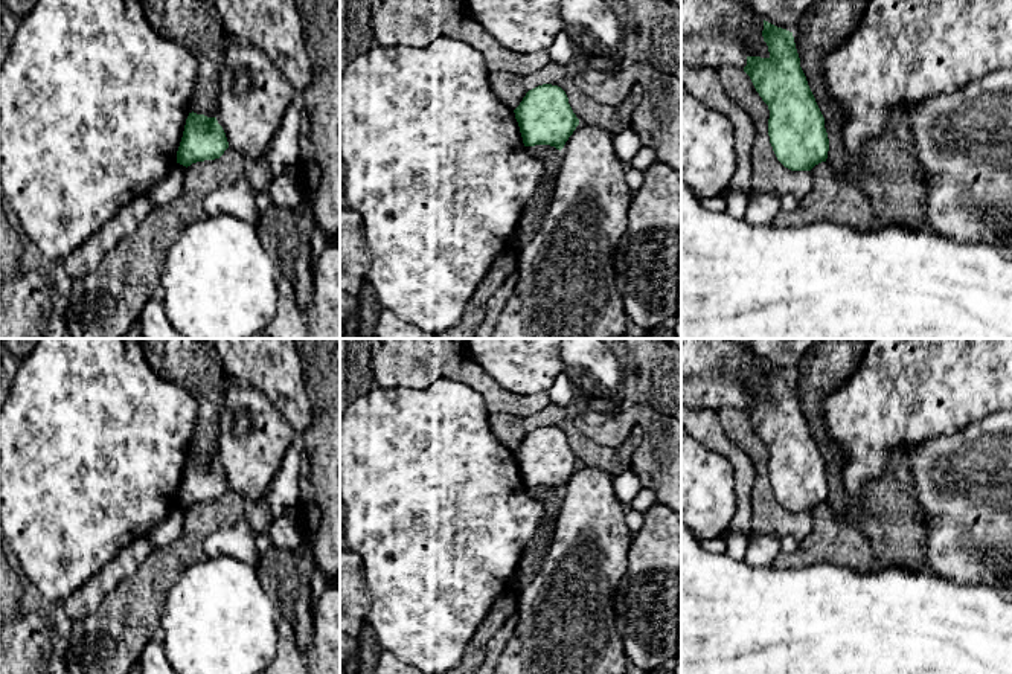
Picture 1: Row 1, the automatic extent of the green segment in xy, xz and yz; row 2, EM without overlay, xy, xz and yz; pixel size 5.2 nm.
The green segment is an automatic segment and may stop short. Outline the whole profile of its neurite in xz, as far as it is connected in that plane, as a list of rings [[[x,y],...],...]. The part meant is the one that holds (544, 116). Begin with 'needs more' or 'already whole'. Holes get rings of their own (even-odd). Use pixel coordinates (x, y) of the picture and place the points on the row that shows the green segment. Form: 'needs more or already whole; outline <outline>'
already whole; outline [[[552,84],[529,90],[514,113],[524,146],[550,145],[561,151],[579,125],[565,91]]]

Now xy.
already whole; outline [[[189,113],[177,151],[177,163],[191,166],[197,162],[219,159],[229,148],[223,127],[216,117]]]

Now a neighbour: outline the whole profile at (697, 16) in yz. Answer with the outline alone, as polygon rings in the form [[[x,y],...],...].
[[[681,0],[681,38],[707,29],[732,32],[747,56],[770,58],[768,46],[762,37],[764,20],[742,0]]]

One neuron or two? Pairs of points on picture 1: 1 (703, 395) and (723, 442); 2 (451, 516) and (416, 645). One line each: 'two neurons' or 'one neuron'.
1: two neurons
2: one neuron

